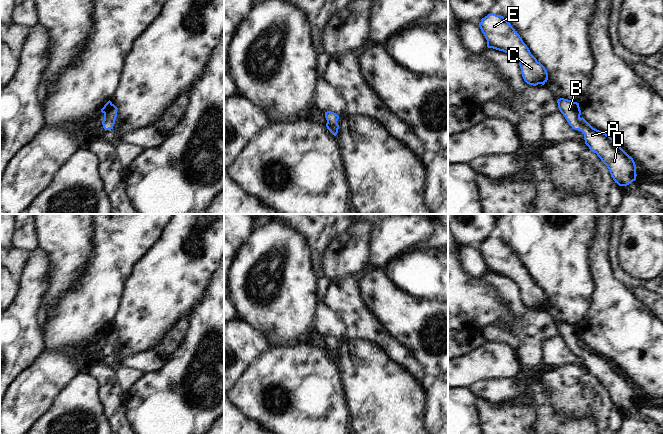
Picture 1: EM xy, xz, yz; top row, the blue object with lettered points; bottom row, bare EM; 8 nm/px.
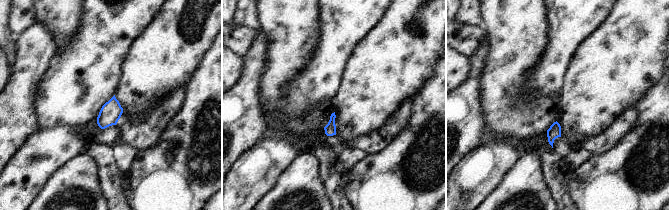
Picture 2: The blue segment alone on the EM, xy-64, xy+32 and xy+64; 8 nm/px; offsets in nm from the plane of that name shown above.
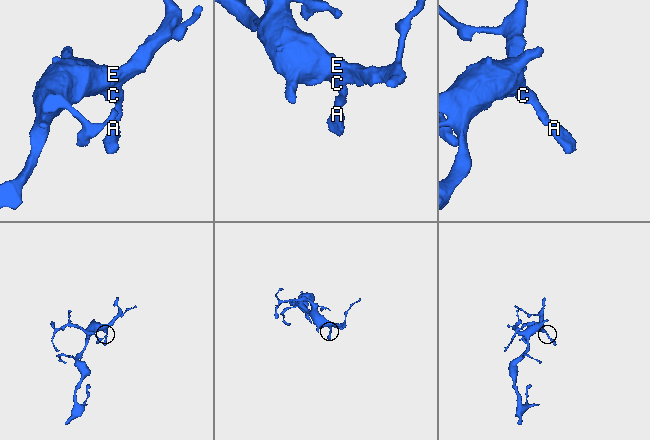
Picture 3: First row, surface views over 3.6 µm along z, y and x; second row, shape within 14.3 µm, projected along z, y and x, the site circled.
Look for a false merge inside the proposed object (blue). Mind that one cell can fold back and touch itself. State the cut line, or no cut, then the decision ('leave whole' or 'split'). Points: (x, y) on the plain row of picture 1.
no cut | leave whole

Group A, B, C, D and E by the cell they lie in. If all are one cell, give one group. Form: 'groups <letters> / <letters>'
groups A B C D E

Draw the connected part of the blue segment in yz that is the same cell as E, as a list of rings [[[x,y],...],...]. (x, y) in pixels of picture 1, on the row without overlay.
[[[490,237],[481,243],[479,251],[487,264],[488,272],[508,277],[517,284],[527,308],[542,310],[547,306],[547,294],[531,278],[520,259],[503,240]]]

